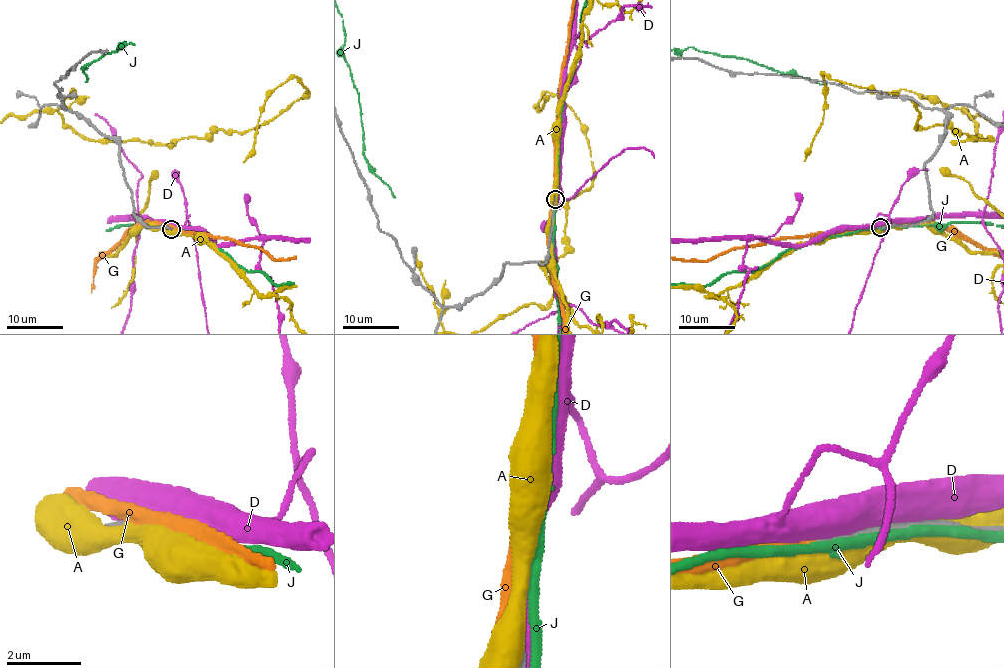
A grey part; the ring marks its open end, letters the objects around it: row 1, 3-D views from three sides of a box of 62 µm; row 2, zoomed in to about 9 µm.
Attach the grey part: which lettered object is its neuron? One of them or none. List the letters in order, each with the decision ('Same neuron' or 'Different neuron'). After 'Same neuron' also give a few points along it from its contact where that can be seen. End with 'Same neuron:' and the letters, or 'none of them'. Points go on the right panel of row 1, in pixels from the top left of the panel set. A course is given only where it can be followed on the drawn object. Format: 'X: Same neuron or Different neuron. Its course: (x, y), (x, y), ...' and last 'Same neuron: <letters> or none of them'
A: Different neuron
D: Different neuron
G: Different neuron
J: Different neuron
Same neuron: none of them

